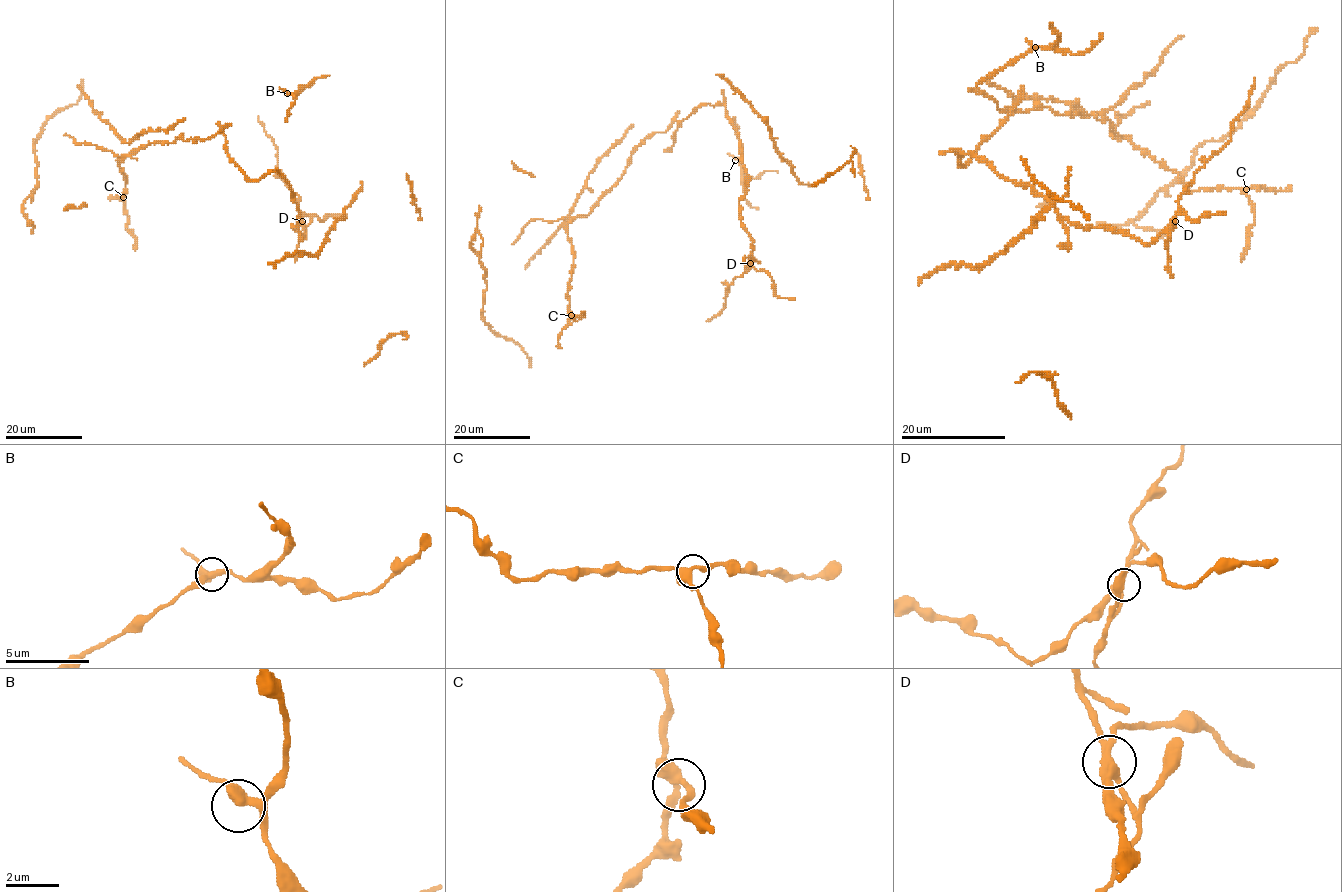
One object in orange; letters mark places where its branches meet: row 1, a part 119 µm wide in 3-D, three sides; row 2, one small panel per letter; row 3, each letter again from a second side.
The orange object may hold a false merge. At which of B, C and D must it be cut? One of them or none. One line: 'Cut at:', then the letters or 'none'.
Cut at: D

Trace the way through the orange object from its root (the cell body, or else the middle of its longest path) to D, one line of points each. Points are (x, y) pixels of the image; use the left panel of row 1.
D: (239, 169), (250, 181), (276, 169), (289, 185), (298, 207), (298, 224), (291, 225), (304, 238), (302, 220)

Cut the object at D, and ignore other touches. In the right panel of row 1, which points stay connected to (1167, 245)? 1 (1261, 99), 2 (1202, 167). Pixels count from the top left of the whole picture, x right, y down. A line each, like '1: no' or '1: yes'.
1: no
2: yes

